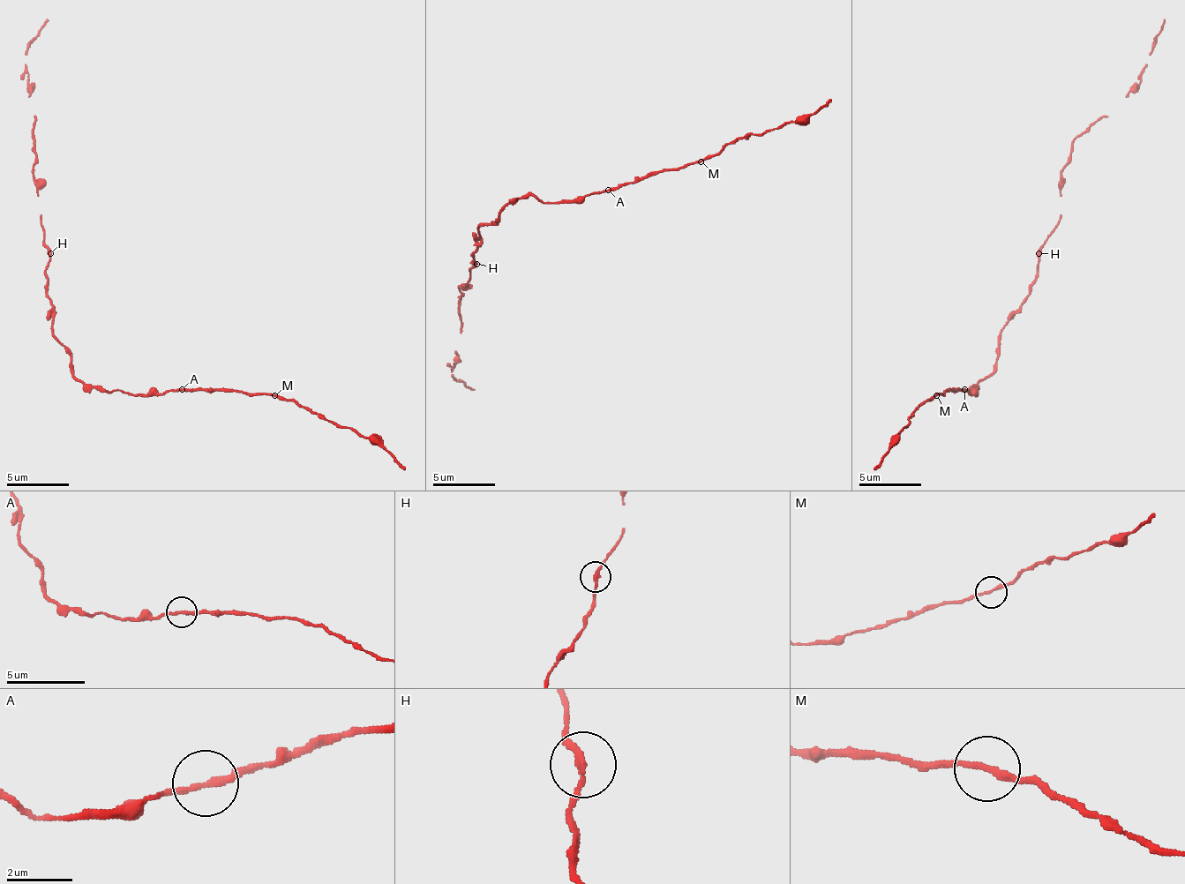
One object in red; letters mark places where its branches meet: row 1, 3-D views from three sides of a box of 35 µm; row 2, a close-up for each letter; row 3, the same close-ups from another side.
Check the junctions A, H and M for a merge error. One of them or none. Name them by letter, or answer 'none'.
none

